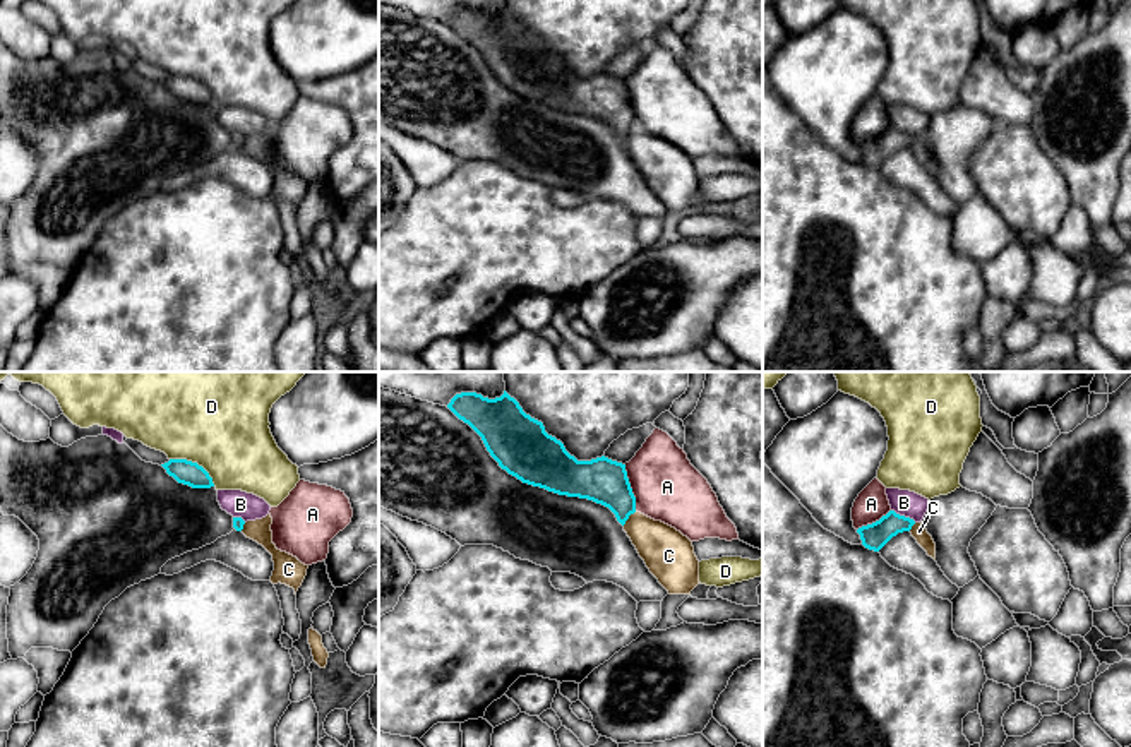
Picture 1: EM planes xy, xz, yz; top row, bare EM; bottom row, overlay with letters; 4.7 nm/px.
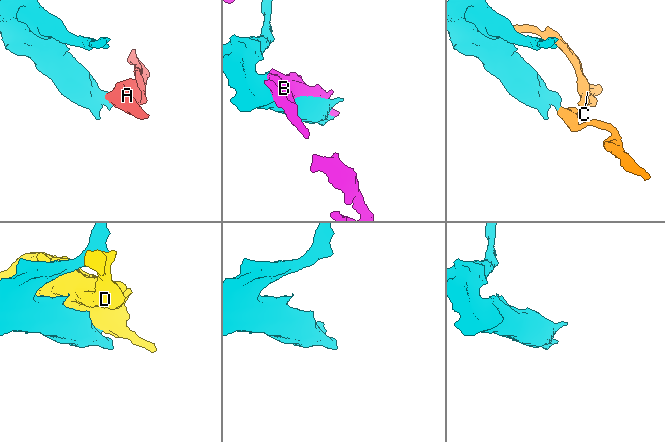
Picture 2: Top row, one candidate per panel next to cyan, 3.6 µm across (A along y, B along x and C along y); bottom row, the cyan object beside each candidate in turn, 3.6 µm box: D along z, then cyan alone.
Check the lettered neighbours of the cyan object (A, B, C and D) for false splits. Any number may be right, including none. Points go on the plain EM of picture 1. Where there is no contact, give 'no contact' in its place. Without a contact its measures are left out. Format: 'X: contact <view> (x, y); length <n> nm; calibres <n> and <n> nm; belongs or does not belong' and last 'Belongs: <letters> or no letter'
A: contact xz (629, 103); length 220 nm; calibres 220 and 320 nm; does not belong
B: contact yz (903, 132); length 130 nm; calibres 120 and 120 nm; does not belong
C: contact xz (628, 134); length 100 nm; calibres 220 and 220 nm; does not belong
D: contact xy (196, 79); length 260 nm; calibres 110 and 420 nm; does not belong
Belongs: no letter

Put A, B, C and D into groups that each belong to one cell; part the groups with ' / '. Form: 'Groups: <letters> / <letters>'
Groups: A / B / C / D

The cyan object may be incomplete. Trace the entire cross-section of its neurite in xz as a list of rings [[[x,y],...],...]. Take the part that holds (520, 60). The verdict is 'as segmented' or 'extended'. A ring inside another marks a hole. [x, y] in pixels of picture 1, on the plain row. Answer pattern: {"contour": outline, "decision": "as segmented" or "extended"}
{"contour": [[[506,7],[495,15],[461,9],[447,24],[482,53],[499,82],[523,99],[601,120],[622,142],[636,128],[625,81],[605,72],[577,77]]], "decision": "as segmented"}

